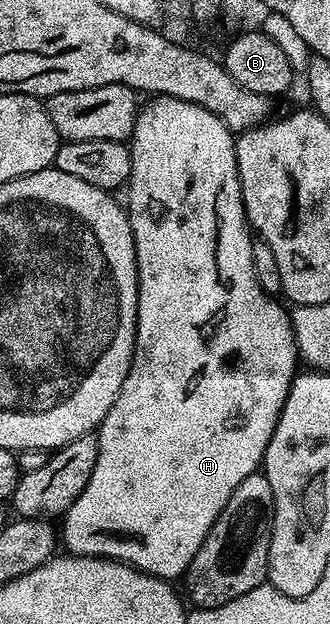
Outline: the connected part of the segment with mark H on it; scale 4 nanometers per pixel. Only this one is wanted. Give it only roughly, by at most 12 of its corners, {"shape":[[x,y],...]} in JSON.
{"shape":[[235,133],[128,141],[130,369],[60,544],[185,577],[299,371]]}

